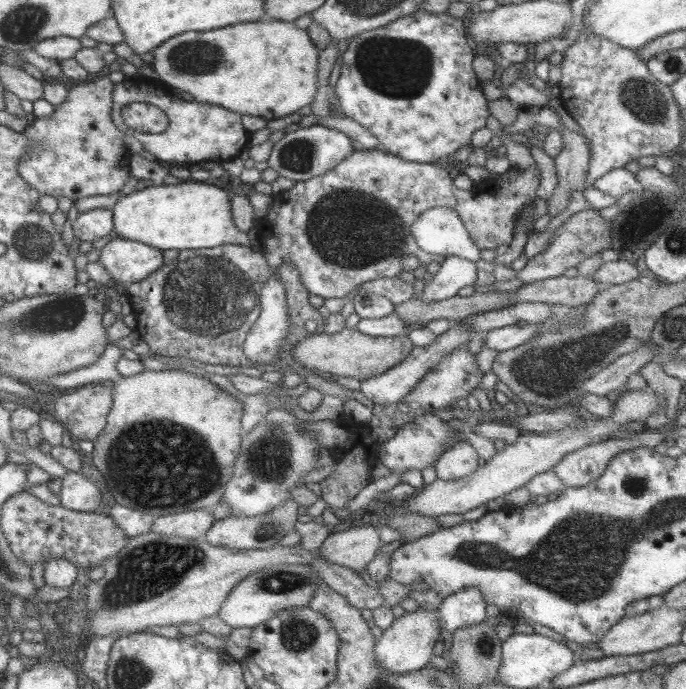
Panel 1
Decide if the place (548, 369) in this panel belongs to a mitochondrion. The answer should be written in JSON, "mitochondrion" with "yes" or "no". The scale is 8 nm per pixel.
{"mitochondrion":"yes"}

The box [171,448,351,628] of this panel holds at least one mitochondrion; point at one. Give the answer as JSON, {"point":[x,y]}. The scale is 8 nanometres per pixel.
{"point":[273,582]}

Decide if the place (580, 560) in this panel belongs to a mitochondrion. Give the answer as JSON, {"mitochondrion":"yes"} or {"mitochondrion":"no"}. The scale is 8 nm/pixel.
{"mitochondrion":"yes"}

